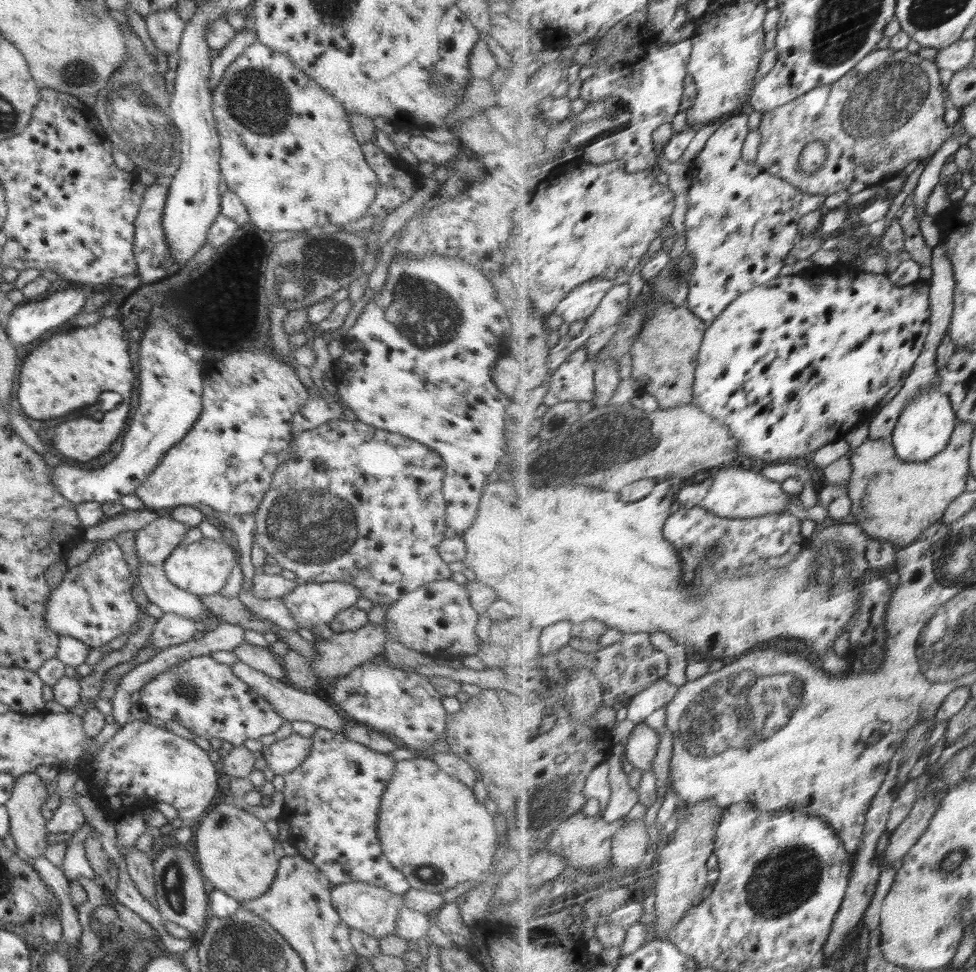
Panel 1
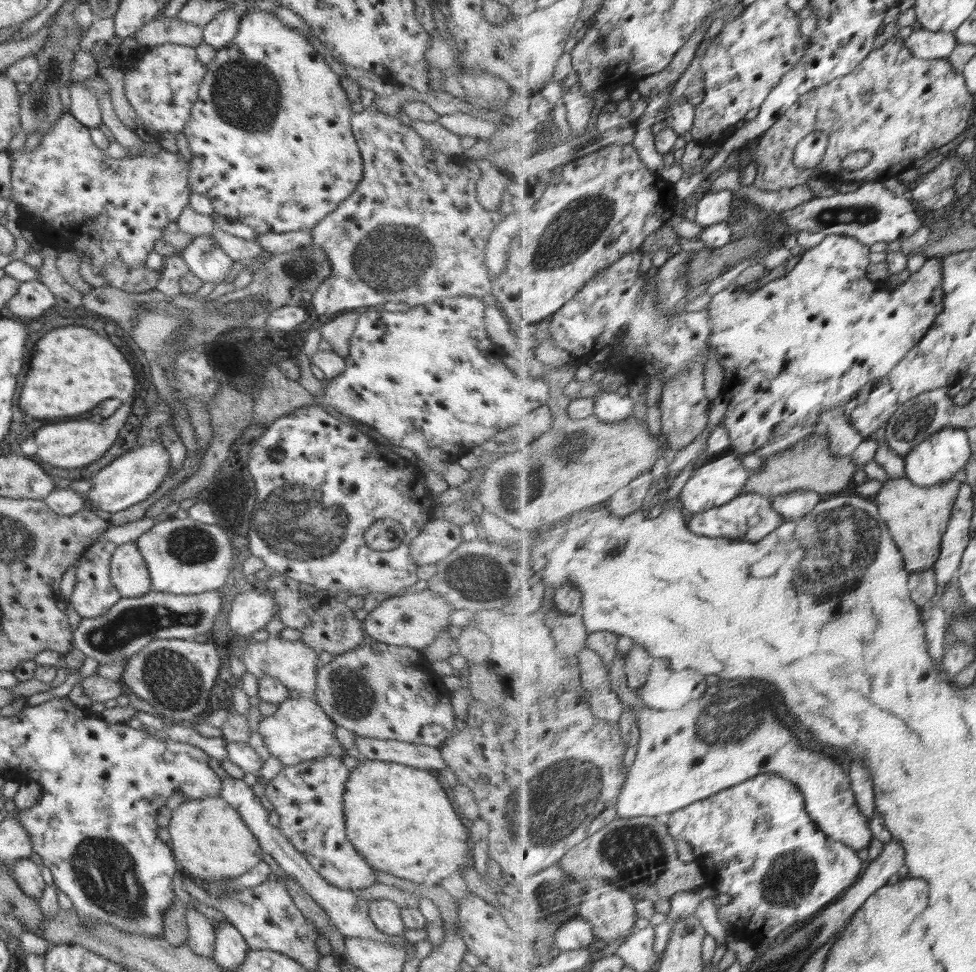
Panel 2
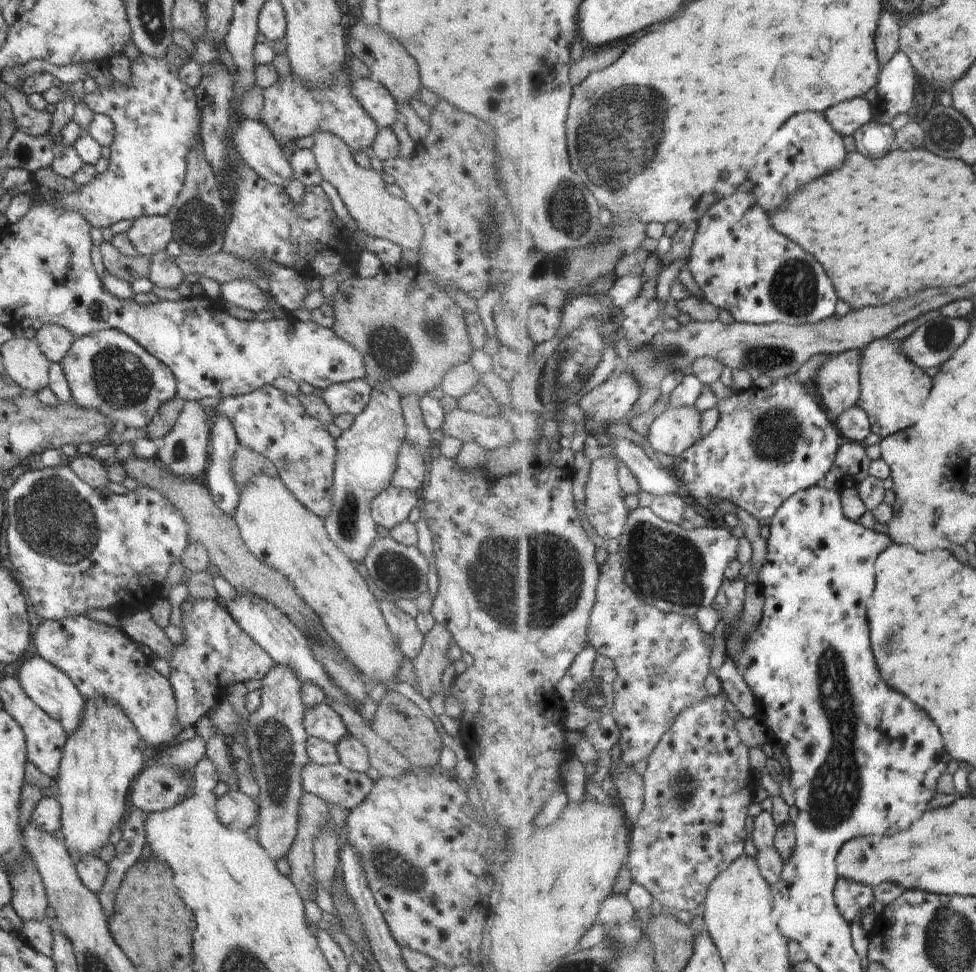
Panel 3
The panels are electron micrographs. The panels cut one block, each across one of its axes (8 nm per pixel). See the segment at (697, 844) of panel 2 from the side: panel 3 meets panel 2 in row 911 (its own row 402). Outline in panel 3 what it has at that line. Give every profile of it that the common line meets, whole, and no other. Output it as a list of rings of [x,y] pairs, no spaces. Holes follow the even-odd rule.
[[[792,374],[788,378],[782,380],[775,380],[769,387],[757,387],[753,385],[748,390],[736,392],[733,396],[728,399],[722,399],[718,402],[718,410],[722,414],[720,418],[720,424],[716,427],[714,432],[710,432],[708,436],[703,436],[700,443],[694,444],[690,450],[687,450],[684,455],[676,458],[677,466],[673,471],[677,477],[681,480],[685,491],[690,494],[691,499],[703,510],[711,519],[720,516],[724,516],[715,502],[715,498],[719,500],[729,500],[738,508],[743,508],[752,513],[752,516],[756,516],[758,520],[772,520],[780,507],[791,499],[797,492],[808,490],[809,488],[815,487],[818,483],[823,484],[827,478],[828,473],[832,470],[832,467],[836,464],[836,458],[838,458],[839,450],[842,443],[845,441],[843,432],[838,428],[837,422],[834,422],[825,404],[821,402],[818,394],[812,394],[808,388],[804,388],[803,382],[798,380],[798,374]]]

